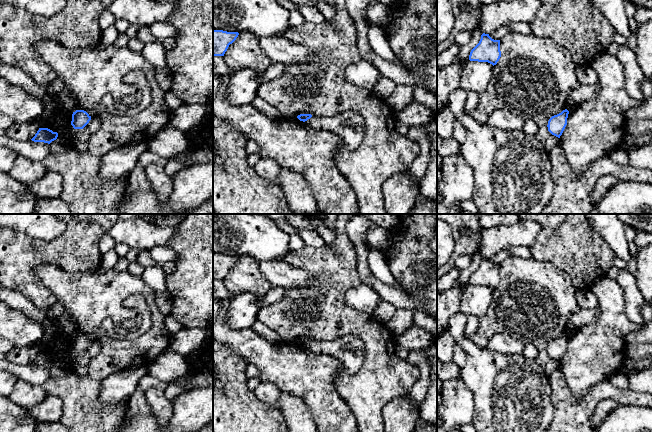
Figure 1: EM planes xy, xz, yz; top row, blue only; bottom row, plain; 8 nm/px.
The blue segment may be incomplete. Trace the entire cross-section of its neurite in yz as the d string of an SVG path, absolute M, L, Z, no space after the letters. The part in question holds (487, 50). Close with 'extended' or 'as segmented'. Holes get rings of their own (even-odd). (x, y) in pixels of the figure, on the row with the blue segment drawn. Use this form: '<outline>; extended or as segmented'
M483 33L479 43L471 50L469 60L488 62L494 66L500 57L500 40L494 40L489 34Z; as segmented

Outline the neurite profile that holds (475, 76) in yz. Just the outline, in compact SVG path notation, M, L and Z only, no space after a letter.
M468 61L462 70L459 80L460 88L465 92L483 93L490 84L493 65L488 62Z

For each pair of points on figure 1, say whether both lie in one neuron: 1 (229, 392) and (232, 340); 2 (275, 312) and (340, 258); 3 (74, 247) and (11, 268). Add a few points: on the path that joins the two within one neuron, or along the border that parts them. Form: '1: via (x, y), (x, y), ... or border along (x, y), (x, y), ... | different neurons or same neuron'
1: border along (223, 342), (239, 354), (247, 363) | different neurons
2: via (294, 312), (331, 277) | same neuron
3: via (58, 250), (27, 252) | same neuron

